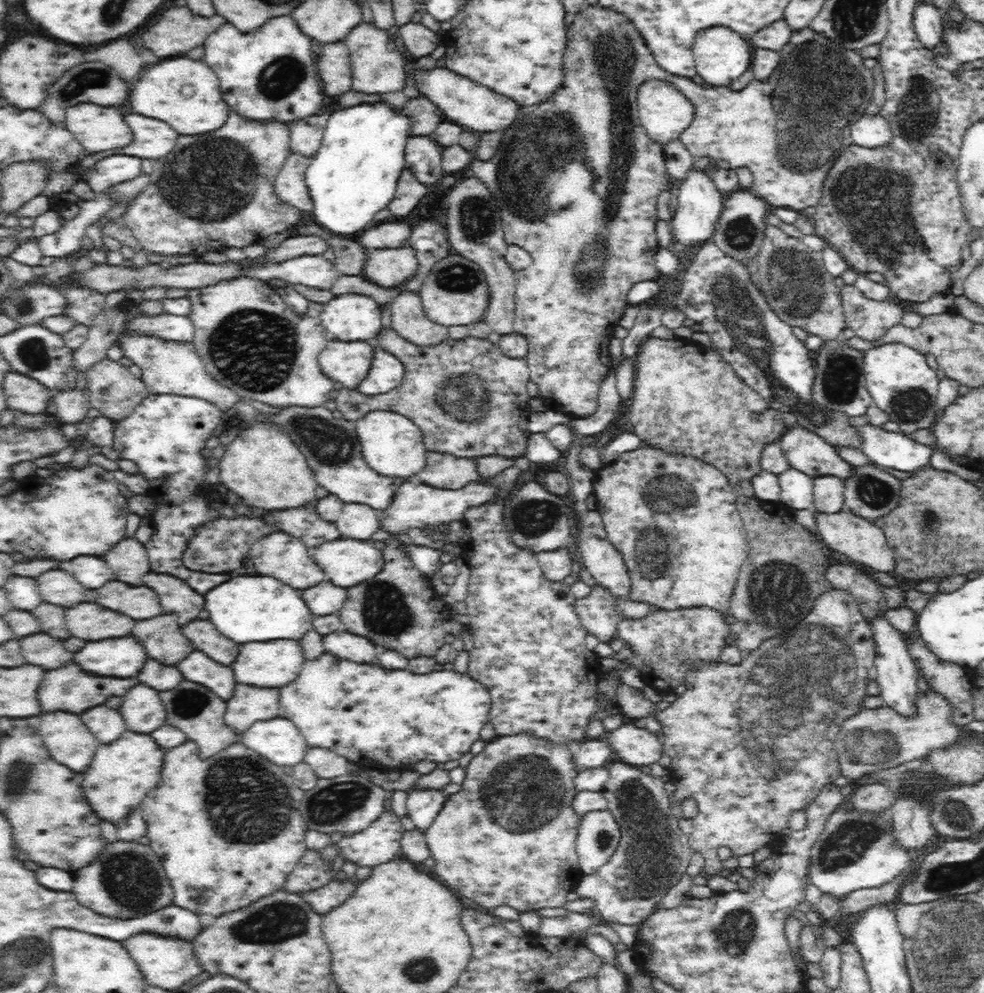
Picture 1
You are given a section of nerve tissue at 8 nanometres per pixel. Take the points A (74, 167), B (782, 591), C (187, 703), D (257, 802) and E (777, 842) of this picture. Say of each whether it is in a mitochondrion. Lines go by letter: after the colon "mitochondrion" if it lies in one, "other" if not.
A: other
B: mitochondrion
C: mitochondrion
D: mitochondrion
E: other

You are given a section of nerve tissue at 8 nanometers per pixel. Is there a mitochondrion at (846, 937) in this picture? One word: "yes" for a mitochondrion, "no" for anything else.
no

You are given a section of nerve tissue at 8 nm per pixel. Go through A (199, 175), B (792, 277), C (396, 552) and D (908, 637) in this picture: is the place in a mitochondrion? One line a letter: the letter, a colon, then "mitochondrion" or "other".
A: mitochondrion
B: mitochondrion
C: other
D: other

